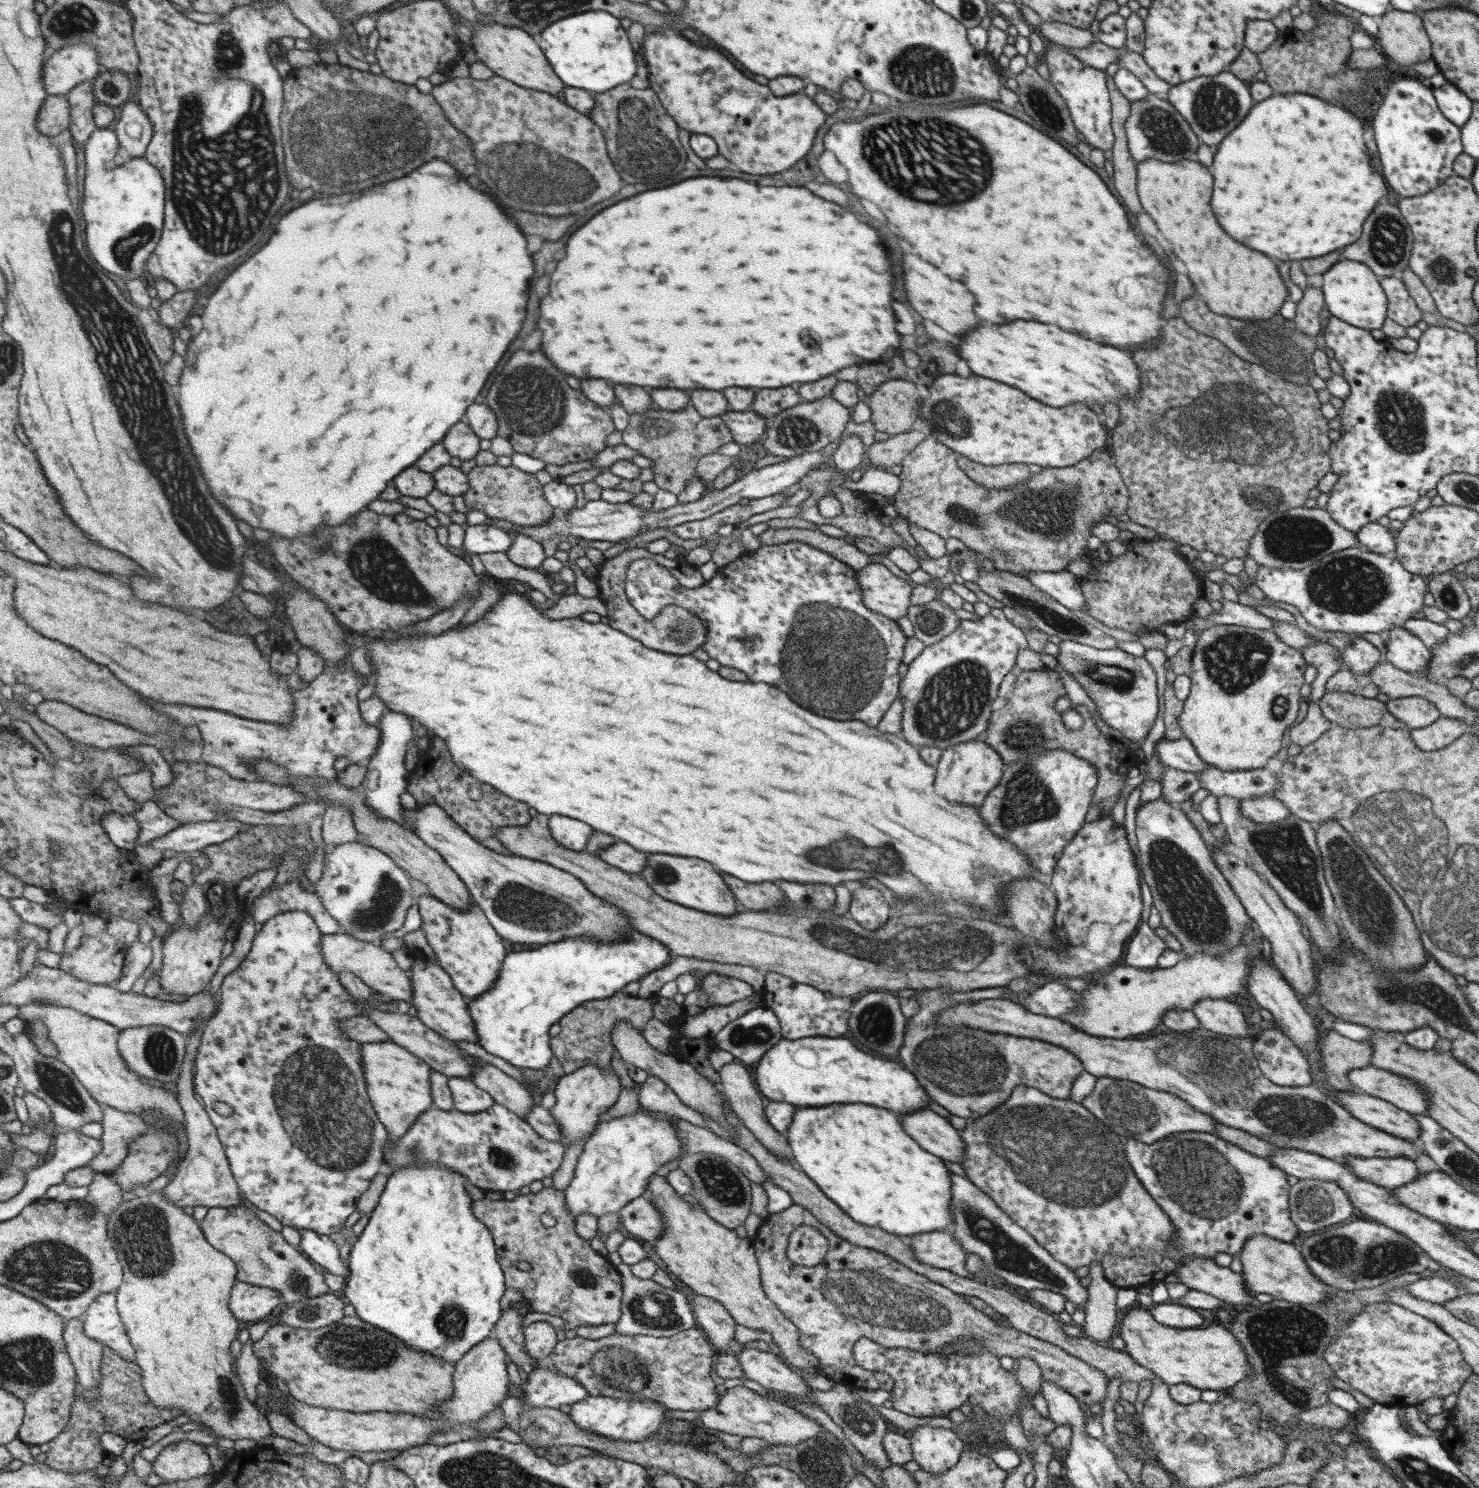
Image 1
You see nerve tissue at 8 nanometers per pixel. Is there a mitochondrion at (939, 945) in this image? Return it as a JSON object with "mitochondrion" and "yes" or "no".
{"mitochondrion":"yes"}

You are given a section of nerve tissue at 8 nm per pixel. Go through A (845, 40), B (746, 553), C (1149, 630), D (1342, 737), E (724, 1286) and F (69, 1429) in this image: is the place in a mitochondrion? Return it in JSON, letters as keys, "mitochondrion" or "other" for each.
{"A":"other","B":"other","C":"other","D":"other","E":"other","F":"other"}

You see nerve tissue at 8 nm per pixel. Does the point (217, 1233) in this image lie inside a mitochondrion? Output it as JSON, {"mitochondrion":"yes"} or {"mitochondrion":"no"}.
{"mitochondrion":"no"}

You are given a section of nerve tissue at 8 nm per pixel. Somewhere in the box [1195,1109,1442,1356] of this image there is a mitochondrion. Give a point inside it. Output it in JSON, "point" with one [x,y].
{"point":[1348,1259]}

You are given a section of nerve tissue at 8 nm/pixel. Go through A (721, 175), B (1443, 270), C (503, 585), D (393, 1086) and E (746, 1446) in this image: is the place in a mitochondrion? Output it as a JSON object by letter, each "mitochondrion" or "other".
{"A":"other","B":"mitochondrion","C":"other","D":"other","E":"other"}

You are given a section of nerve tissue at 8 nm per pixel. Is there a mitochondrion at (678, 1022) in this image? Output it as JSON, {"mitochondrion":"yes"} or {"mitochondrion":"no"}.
{"mitochondrion":"no"}

